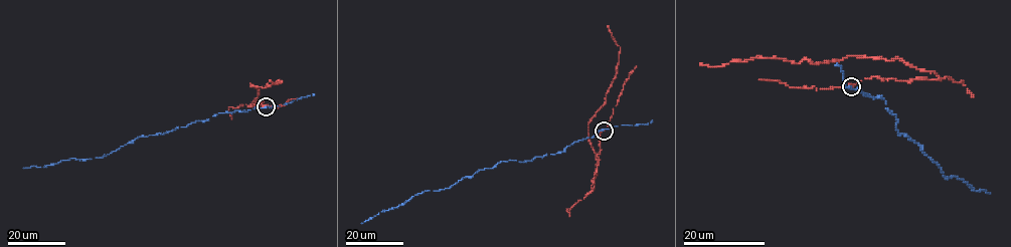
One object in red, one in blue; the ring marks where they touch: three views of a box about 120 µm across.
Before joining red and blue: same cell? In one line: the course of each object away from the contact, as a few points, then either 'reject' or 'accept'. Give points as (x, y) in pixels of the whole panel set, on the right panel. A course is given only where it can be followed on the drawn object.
course red (850, 86), (871, 77), (940, 78), (897, 57), (887, 61), (850, 55), (796, 64), (757, 57), (699, 63); course blue (850, 86), (883, 98), (895, 114), (899, 135), (919, 146), (944, 177), (989, 193); reject

